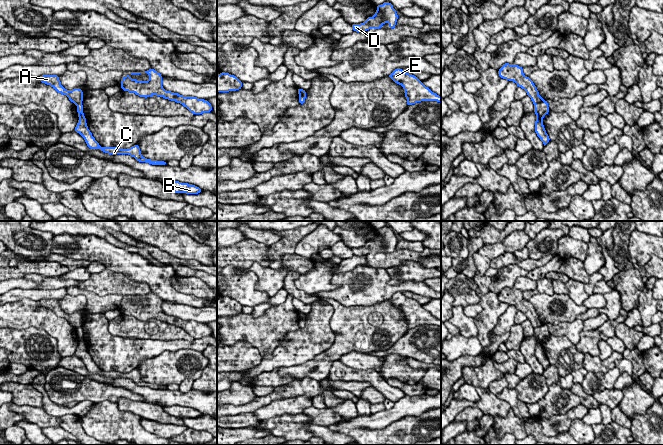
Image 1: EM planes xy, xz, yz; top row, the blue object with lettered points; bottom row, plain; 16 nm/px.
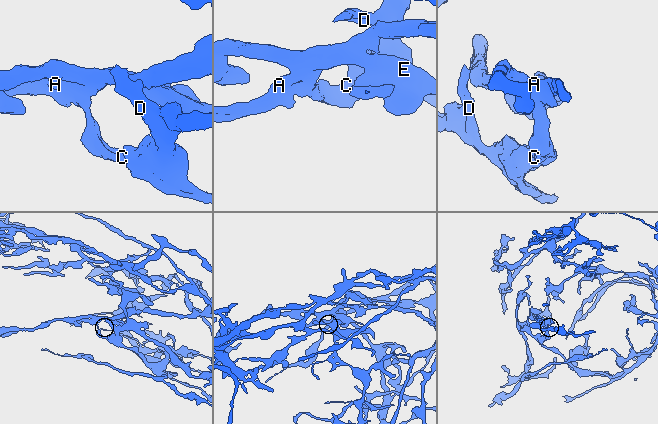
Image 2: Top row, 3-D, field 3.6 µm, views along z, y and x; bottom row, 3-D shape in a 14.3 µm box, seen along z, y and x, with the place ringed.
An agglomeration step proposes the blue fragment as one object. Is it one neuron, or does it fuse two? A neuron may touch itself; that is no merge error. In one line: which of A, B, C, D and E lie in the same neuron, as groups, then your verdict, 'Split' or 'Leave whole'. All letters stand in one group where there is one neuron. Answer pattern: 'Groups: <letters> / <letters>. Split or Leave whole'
Groups: A E / B C D. Split

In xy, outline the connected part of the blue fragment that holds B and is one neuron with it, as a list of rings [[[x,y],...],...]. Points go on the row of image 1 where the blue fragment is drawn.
[[[179,181],[165,182],[163,183],[163,185],[168,190],[175,193],[198,194],[202,192],[202,189],[200,189],[199,187],[195,185],[182,183]]]

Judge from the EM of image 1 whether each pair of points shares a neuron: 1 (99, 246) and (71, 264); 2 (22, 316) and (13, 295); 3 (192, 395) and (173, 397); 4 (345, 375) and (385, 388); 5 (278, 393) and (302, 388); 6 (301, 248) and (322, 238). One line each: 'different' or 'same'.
1: different
2: different
3: same
4: same
5: same
6: same

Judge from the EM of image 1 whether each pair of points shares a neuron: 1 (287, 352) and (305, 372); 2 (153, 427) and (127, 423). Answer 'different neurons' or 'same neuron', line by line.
1: different neurons
2: different neurons

